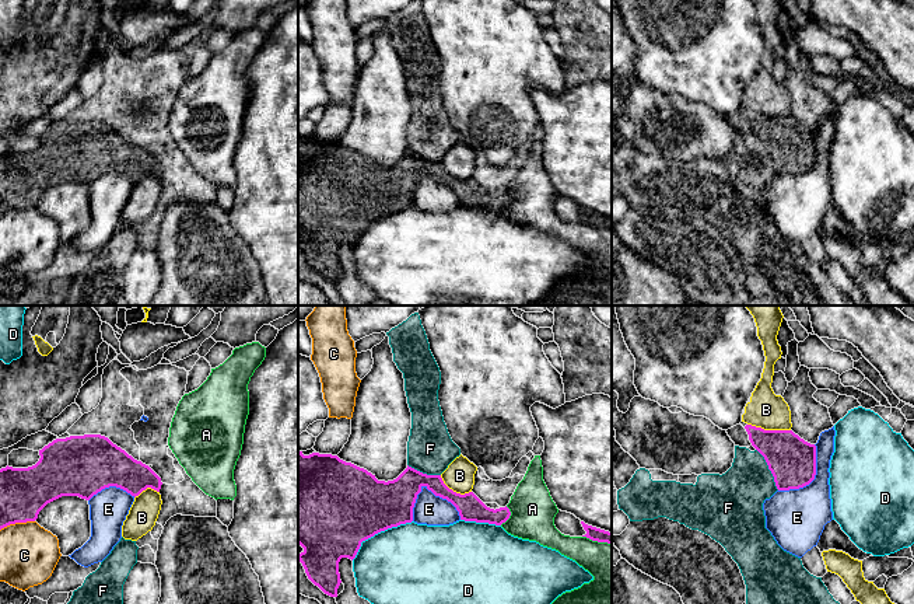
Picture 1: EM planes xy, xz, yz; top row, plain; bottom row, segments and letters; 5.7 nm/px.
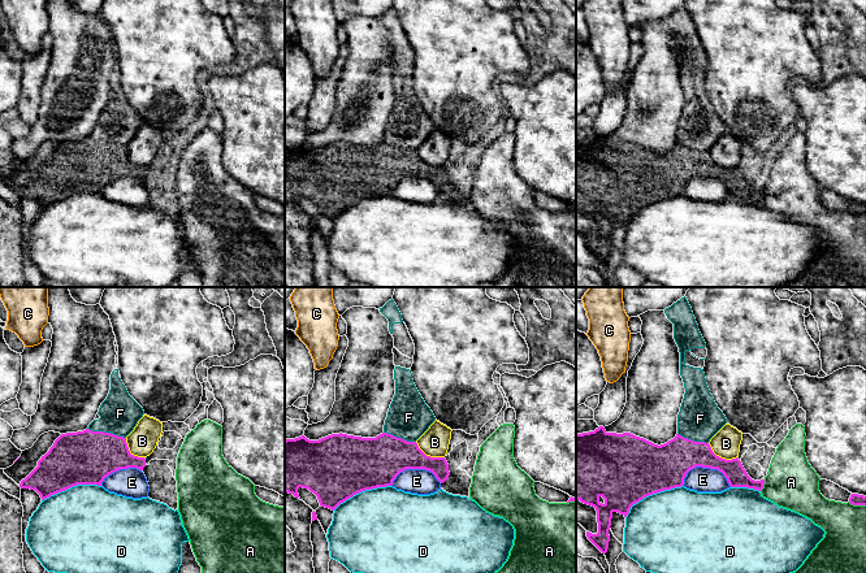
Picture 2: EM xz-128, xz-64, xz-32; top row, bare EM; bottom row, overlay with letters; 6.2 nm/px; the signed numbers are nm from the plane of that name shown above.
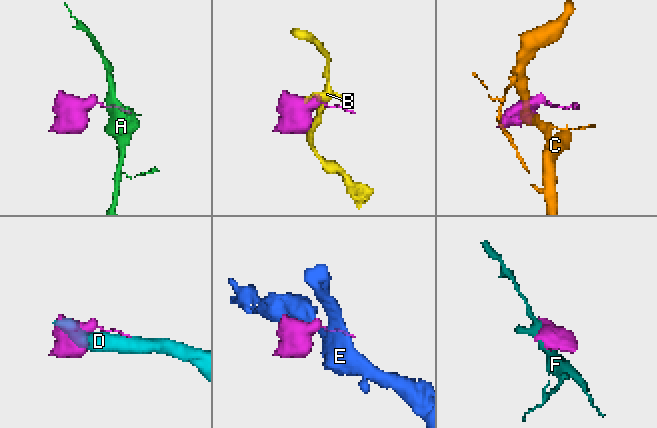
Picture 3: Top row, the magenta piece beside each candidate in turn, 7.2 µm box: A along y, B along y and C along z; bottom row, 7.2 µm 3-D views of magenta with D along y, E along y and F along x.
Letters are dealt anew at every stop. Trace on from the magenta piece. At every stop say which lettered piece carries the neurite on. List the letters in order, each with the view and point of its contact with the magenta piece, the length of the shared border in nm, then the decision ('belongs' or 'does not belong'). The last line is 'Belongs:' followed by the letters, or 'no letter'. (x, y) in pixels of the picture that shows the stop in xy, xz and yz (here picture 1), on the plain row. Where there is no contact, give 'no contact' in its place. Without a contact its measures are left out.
A: xz (510, 201) | 120 nm | does not belong
B: yz (769, 117) | 260 nm | does not belong
C: xy (17, 208) | 200 nm | does not belong
D: xz (378, 217) | 420 nm | does not belong
E: xz (444, 184) | 300 nm | does not belong
F: yz (769, 154) | 280 nm | does not belong
Belongs: no letter

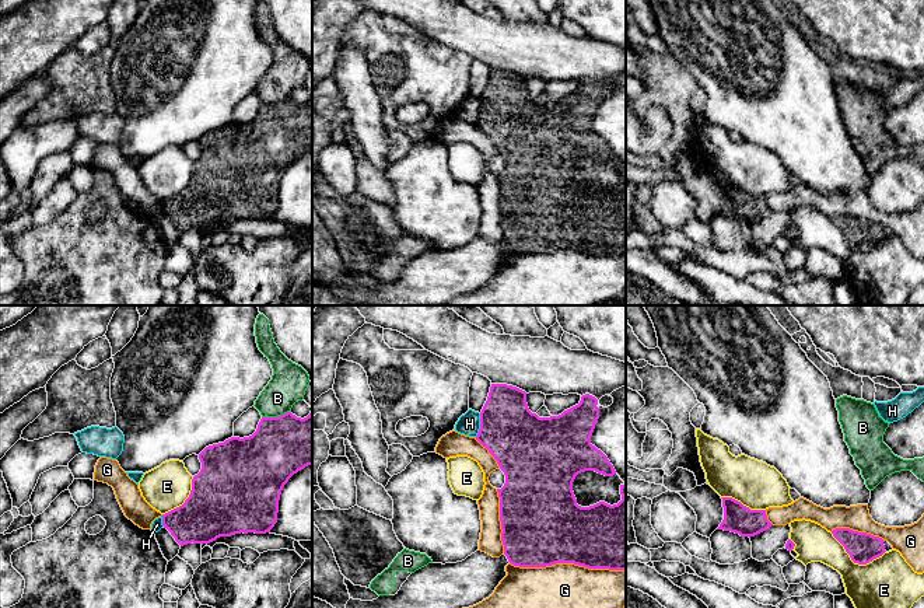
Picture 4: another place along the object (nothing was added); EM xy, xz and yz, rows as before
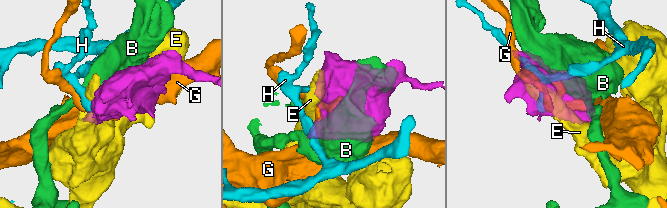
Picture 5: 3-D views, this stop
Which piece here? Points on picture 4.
B: xy (277, 102) | 170 nm | does not belong
E: yz (856, 248) | 340 nm | does not belong
G: xz (567, 248) | 650 nm | does not belong
H: xz (480, 111) | 140 nm | does not belong
Belongs: no letter

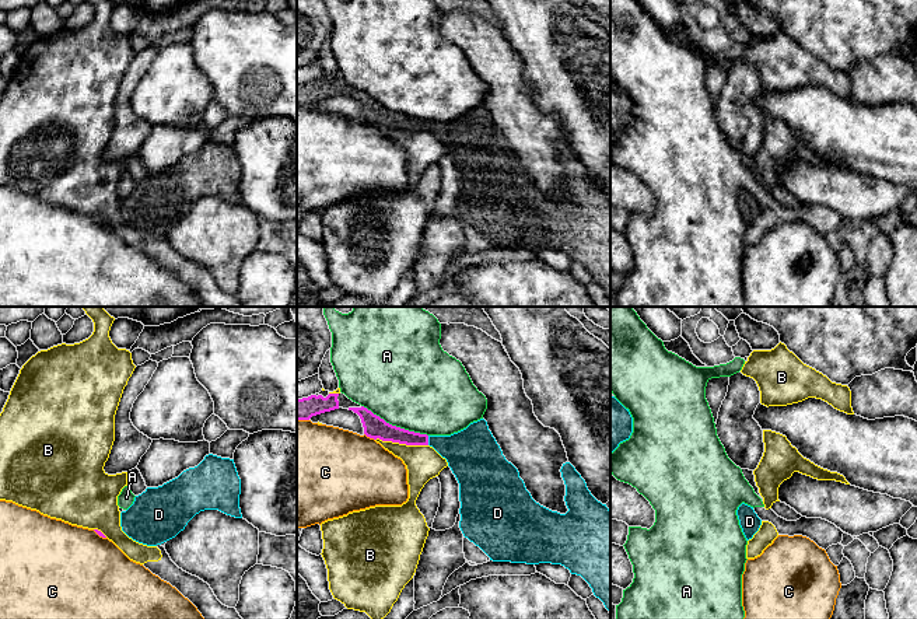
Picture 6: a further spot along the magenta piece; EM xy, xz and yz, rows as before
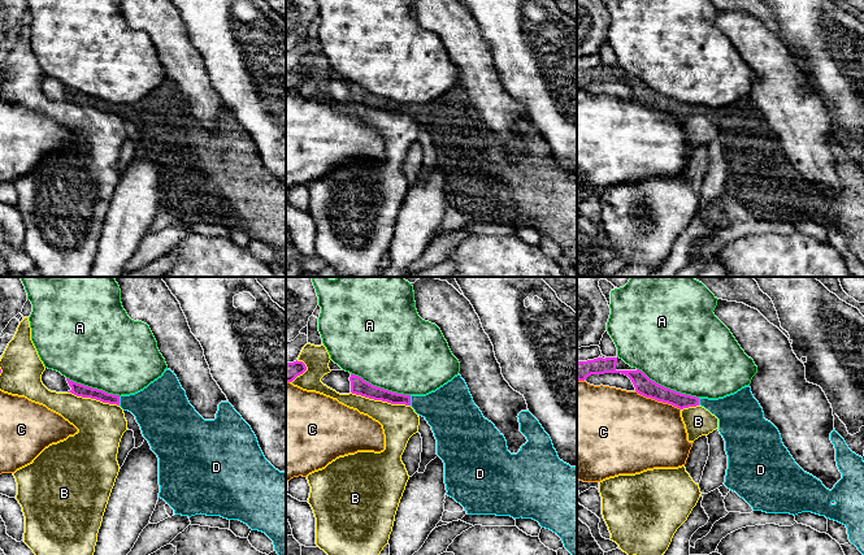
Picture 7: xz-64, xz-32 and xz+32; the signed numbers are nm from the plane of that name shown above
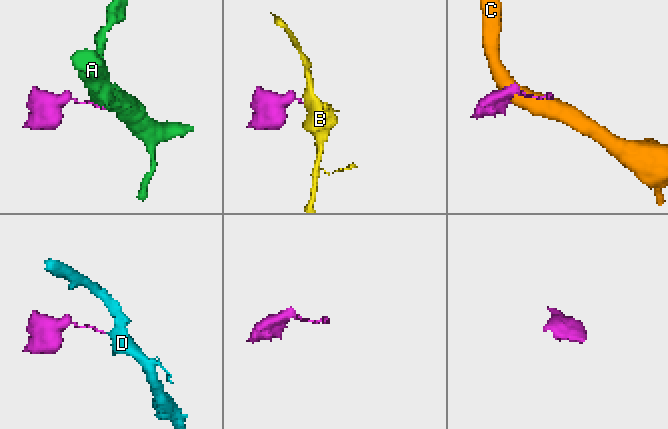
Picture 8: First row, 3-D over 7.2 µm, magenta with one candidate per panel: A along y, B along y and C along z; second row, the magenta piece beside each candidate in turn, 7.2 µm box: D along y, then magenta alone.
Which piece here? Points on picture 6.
A: xz (395, 112) | 420 nm | does not belong
B: xz (402, 129) | 300 nm | does not belong
C: xz (370, 123) | 80 nm | does not belong
D: xz (427, 126) | 60 nm | belongs
Belongs: D

